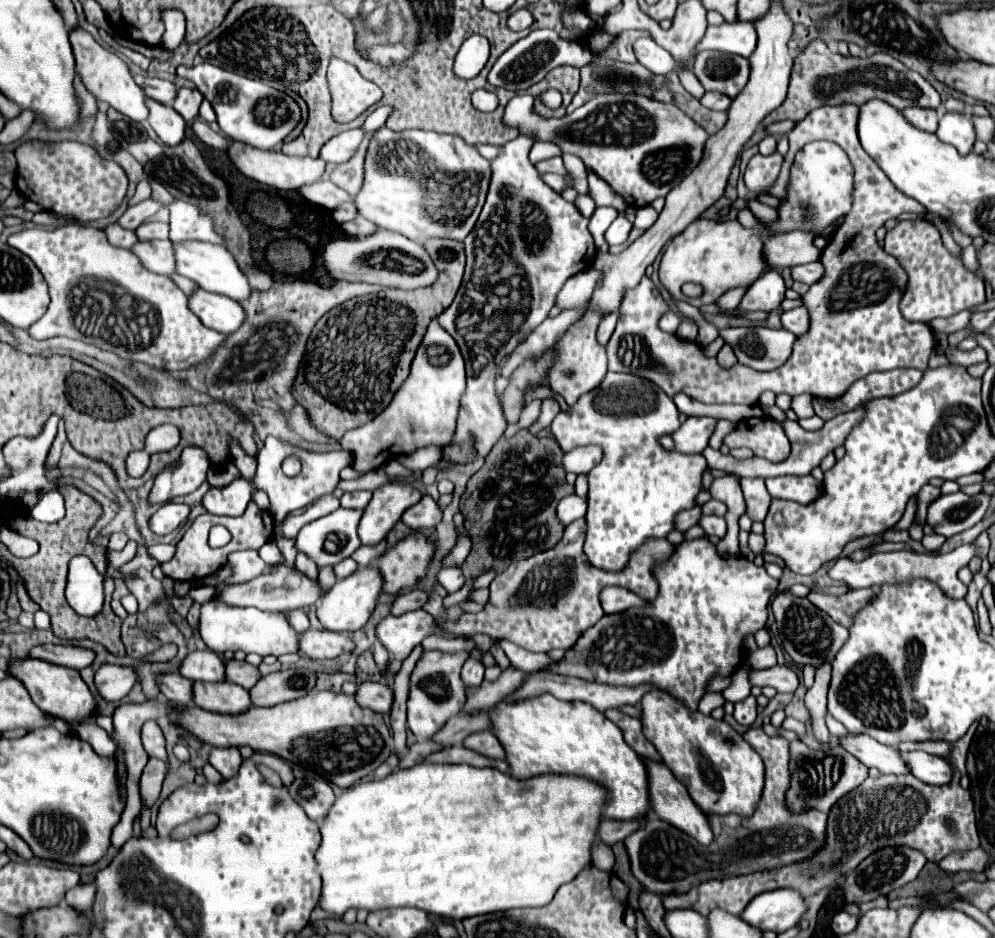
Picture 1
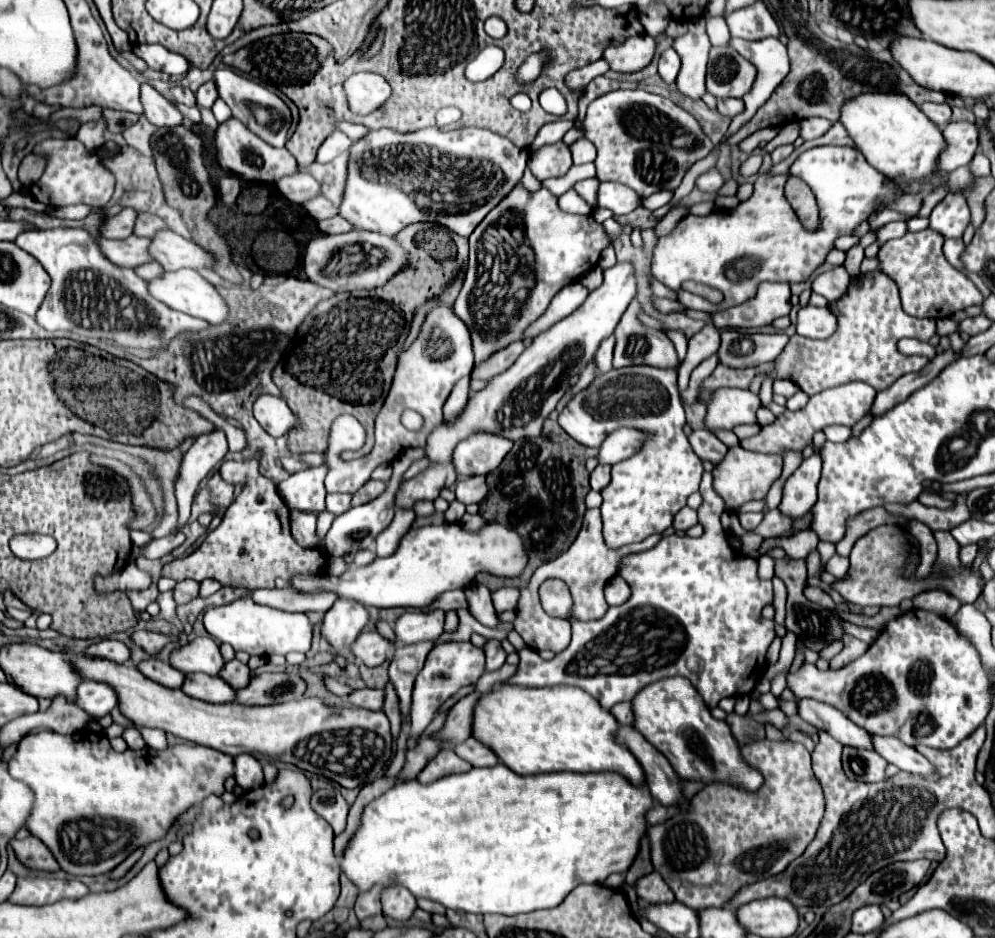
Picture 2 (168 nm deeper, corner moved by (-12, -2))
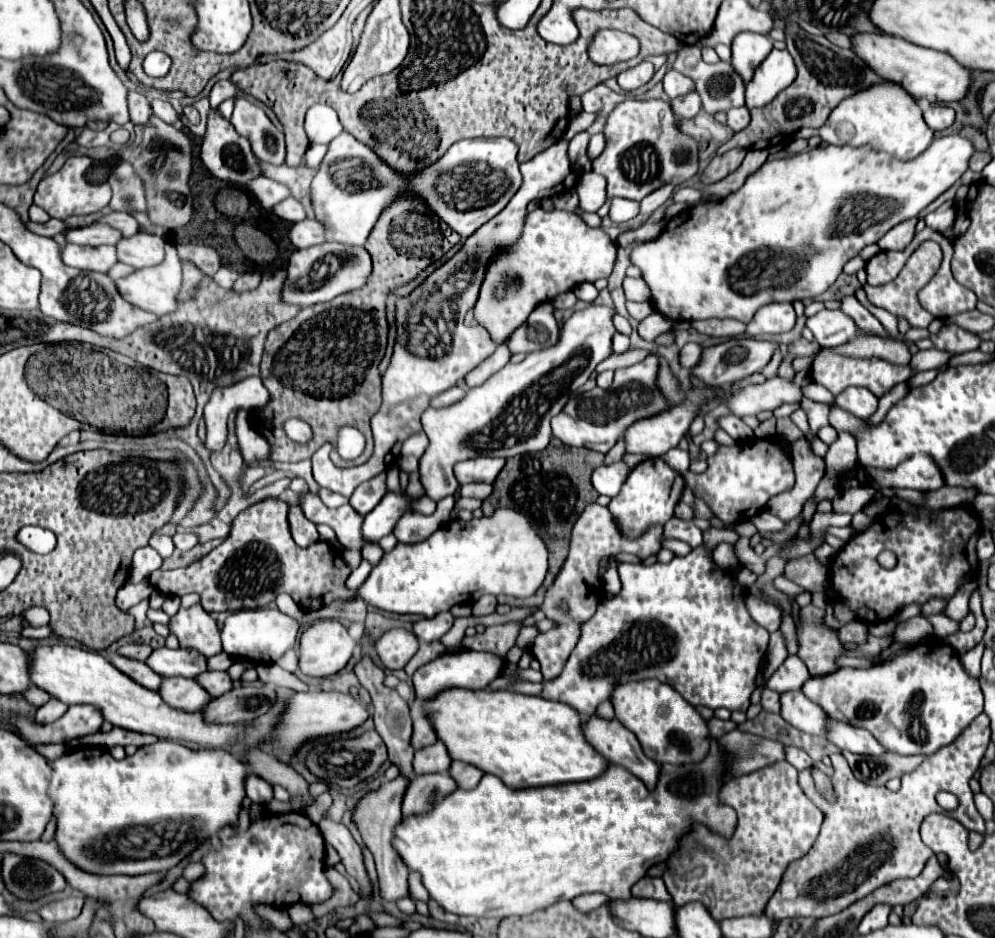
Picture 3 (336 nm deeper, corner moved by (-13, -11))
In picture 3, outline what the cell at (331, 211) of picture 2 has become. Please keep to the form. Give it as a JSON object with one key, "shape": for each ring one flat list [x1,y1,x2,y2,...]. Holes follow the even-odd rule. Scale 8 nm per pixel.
{"shape":[[285,198,281,200,279,204,275,204,271,208,271,212,283,220,289,220,289,222,297,222,297,220,303,220,305,218,305,212,303,212,303,206,301,202,297,202,295,198]]}

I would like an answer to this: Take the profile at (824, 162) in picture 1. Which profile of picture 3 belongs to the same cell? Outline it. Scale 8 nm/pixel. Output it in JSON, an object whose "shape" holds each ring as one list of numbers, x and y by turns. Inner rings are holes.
{"shape":[[953,134,953,136,943,136,943,138,937,138,937,140,933,140,923,152,921,152,921,156,917,156,915,160,909,160,909,162,901,162,901,160,897,160,895,156,891,156,891,154,885,154,885,152,879,152,879,150,875,150,871,144,865,144,865,146,861,146,861,148,853,148,853,146,833,146,833,144,825,144,825,146,817,146,817,148,813,148,813,150,807,150,807,152,801,152,801,154,793,154,793,156,785,156,785,158,775,158,775,160,767,160,757,172,753,172,751,176,747,176,747,180,745,180,745,184,737,190,737,192,733,192,733,194,729,194,729,196,725,196,725,198,721,198,721,200,717,200,717,202,705,202,705,204,699,204,699,206,695,206,695,208,687,208,687,210,683,210,681,214,677,214,675,218,671,218,667,224,665,224,665,228,663,228,663,232,655,238,655,240,649,240,649,242,643,242,643,244,639,244,639,246,633,246,633,250,631,250,631,254,629,254,629,260,631,260,631,264,633,266,637,266,639,270,641,270,641,276,643,276,643,280,645,280,645,284,649,286,649,290,651,290,651,304,653,304,653,308,657,310,657,312,661,312,661,316,665,316,665,318,671,318,671,320,677,320,677,322,683,322,683,320,687,320,687,322,691,322,691,320,705,320,705,318,733,318,733,320,739,320,739,322,745,322,745,324,749,324,751,322,751,318,755,316,755,312,761,308,761,306,765,306,765,304,771,304,771,302,795,302,795,300,805,300,805,298,813,298,813,296,819,296,819,294,823,294,829,286,833,286,835,284,835,280,839,278,839,274,843,272,843,266,851,260,851,258,855,258,865,246,869,246,869,244,875,244,887,230,891,230,893,226,897,226,899,222,905,222,905,220,909,220,909,218,915,218,923,208,927,208,935,198,939,198,945,190,949,190,959,178,961,178,961,174,967,170,967,162,969,162,969,158,973,156,973,152,975,152,975,148,973,148,973,144,967,140,967,138,961,138,961,136,957,136,957,134]]}

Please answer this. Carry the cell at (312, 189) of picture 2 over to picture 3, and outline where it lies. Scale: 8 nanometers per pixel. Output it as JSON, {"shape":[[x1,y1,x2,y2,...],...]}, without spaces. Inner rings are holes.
{"shape":[[255,178,251,180,249,184,249,190,253,192,253,196,259,200,259,204,269,210,273,204,277,204,281,198,287,198,291,196,289,194,289,188,285,188,283,184,275,182,275,180,269,180,269,178]]}

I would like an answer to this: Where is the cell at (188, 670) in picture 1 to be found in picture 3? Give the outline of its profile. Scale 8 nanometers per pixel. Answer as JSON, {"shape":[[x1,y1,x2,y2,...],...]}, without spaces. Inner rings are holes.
{"shape":[[157,648,151,652,145,664,163,678,169,678,169,676,195,678,197,674,207,670,205,660,207,660,205,656,201,656,199,652,187,650,187,648,177,648,177,650]]}

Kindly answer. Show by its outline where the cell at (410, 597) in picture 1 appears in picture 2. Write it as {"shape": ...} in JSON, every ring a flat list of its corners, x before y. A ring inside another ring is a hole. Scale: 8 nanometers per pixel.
{"shape":[[454,589,454,591,446,591,446,593,438,595,430,605,422,607,420,611,430,613,430,611,436,611,436,609,448,611,448,609,458,609,458,607,466,607,466,597,464,597,462,589]]}

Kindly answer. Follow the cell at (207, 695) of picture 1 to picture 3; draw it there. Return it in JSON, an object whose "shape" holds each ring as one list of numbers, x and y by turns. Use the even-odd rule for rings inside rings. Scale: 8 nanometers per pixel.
{"shape":[[179,676,163,678,159,686,159,696,171,708,183,710,183,712,197,712,211,698,195,680,181,680]]}

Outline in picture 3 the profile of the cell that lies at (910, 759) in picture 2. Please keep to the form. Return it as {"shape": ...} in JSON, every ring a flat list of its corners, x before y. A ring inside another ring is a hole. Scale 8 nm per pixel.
{"shape":[[829,718,825,726,827,726,825,738,839,750,849,750,853,754,865,754,865,756,877,756,885,752,881,744,873,740,873,734,865,732,863,728,855,728,851,724,845,724,833,718]]}

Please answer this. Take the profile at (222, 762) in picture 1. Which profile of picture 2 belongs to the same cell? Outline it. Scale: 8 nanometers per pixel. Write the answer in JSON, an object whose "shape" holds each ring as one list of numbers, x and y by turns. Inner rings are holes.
{"shape":[[248,753,234,757,234,779,242,789,252,789,252,787,260,787,260,783,264,783,264,775,262,775,262,765]]}

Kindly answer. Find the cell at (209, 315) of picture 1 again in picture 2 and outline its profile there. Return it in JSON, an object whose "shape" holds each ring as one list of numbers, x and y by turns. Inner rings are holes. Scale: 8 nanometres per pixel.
{"shape":[[192,269,164,273,160,279,152,279,148,283,148,289,158,301,166,303,168,307,172,307,176,311,182,311,186,315,192,315,192,317,200,317,200,319,208,321,210,325,222,325,230,317,228,303,222,299,218,289,210,281,206,281,200,273,196,273]]}

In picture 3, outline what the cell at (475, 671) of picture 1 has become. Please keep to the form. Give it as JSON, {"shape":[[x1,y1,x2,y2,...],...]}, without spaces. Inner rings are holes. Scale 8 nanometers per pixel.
{"shape":[[509,622,509,624,501,624,501,626,489,626,483,634,465,636,463,638,463,646,465,648,473,648,473,650,493,652,493,654,505,658,507,650,511,646,515,646,515,640,517,640,521,628,523,628,521,622]]}

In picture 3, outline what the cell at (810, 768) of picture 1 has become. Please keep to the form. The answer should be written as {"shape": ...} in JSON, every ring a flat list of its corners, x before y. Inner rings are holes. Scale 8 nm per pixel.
{"shape":[[843,752,845,760,849,762,849,768,853,774,873,786,885,786,891,778,901,778,903,774,913,772,927,756,913,754,913,756,901,756,893,752,885,752,881,756,861,756,853,752]]}

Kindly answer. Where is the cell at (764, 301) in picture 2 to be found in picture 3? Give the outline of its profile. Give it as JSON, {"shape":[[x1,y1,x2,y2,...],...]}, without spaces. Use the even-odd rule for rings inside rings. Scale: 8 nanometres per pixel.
{"shape":[[767,304,747,324,747,336,755,338,759,334,783,334,793,330,795,322,797,314,793,310,793,304]]}

